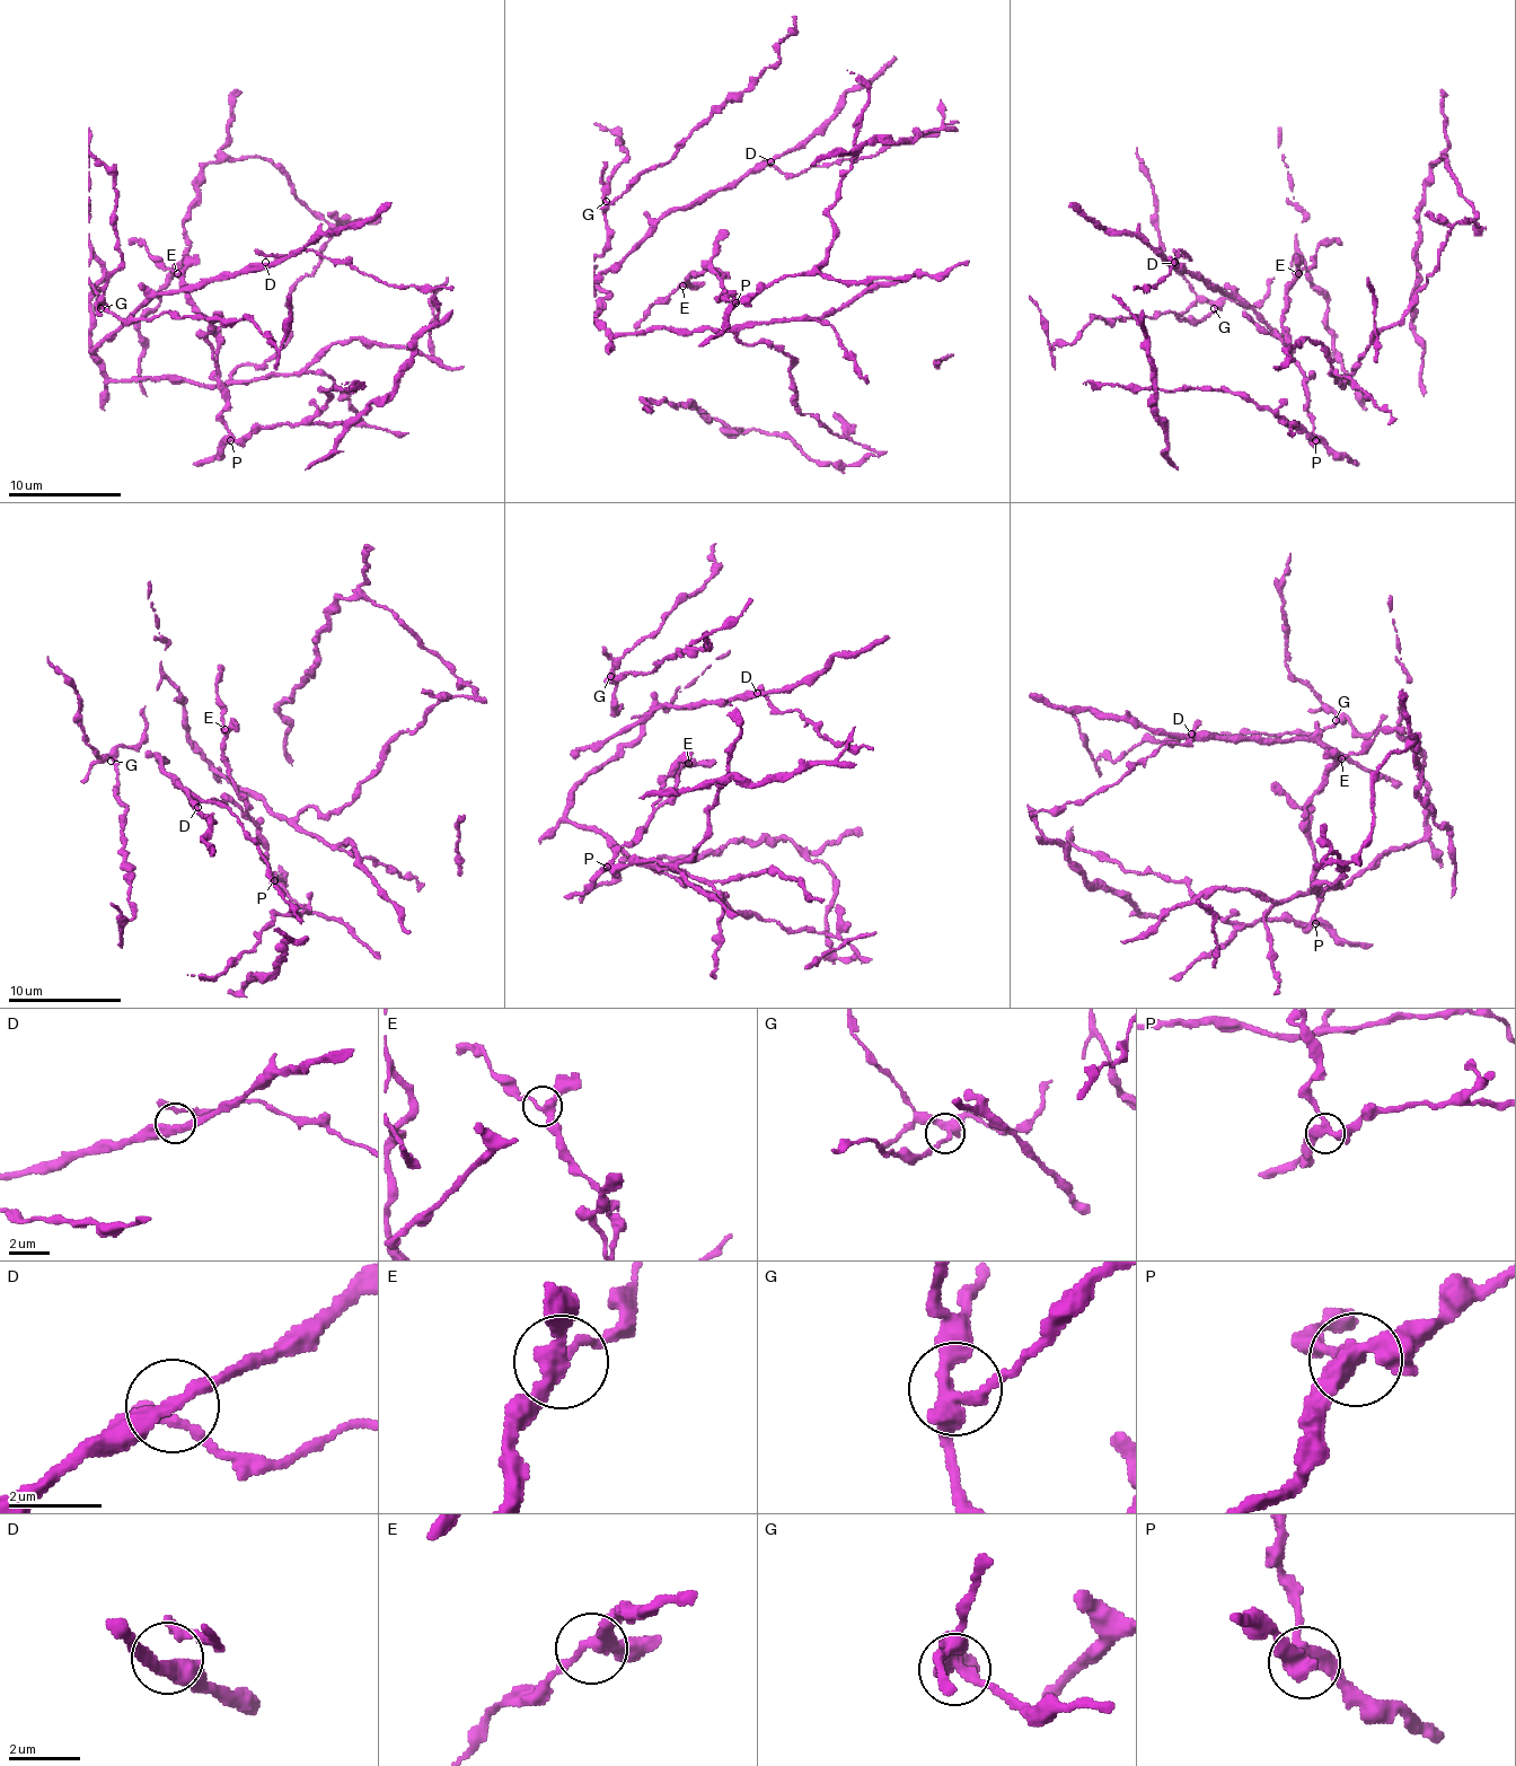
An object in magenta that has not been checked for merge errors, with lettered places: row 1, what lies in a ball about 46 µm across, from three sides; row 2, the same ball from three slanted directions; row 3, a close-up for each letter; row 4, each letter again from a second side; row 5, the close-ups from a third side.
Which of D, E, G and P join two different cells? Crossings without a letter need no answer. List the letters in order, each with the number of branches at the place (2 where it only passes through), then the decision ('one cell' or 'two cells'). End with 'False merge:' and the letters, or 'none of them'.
D: 4 | one cell
E: 3 | one cell
G: 3 | one cell
P: 3 | one cell
False merge: none of them

